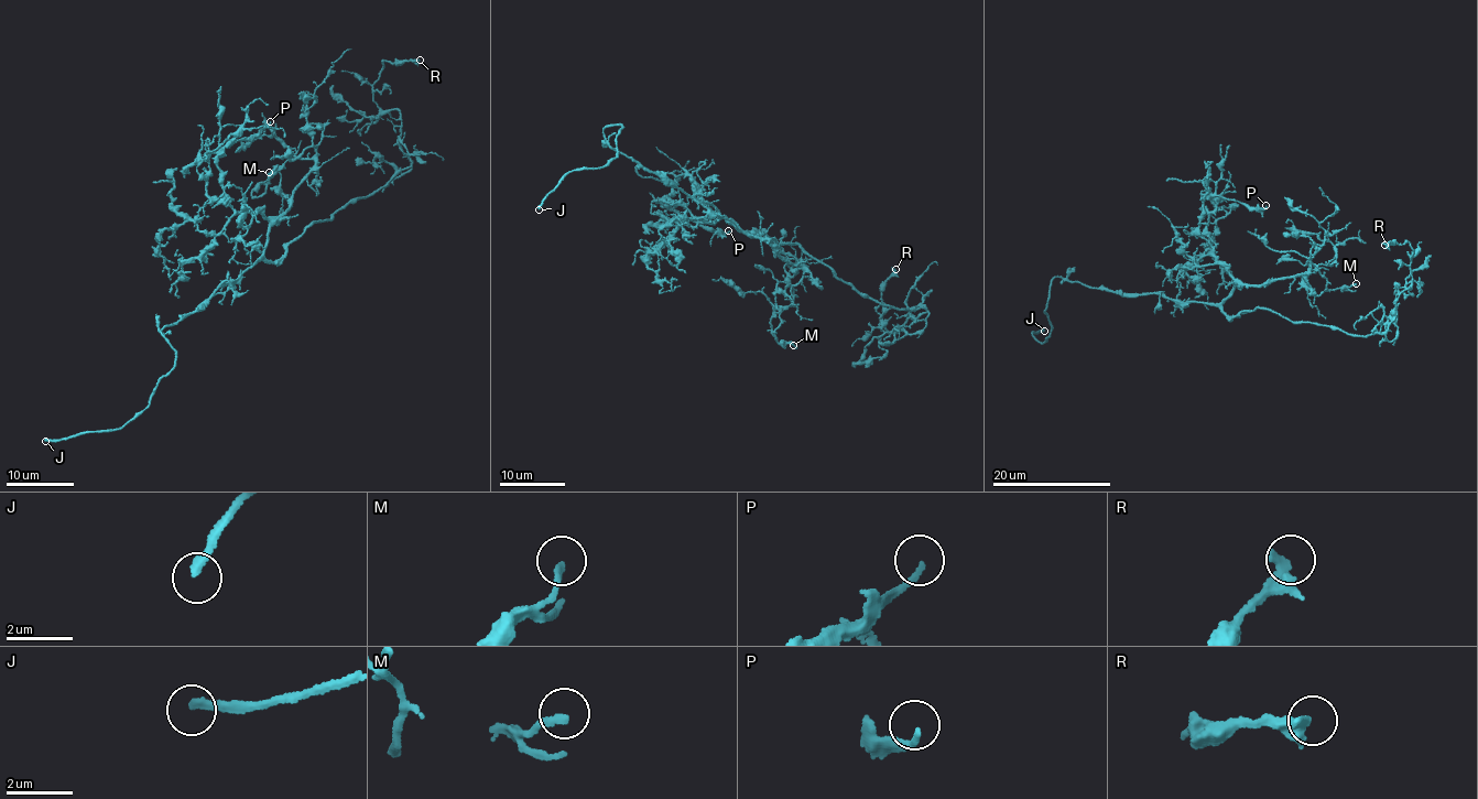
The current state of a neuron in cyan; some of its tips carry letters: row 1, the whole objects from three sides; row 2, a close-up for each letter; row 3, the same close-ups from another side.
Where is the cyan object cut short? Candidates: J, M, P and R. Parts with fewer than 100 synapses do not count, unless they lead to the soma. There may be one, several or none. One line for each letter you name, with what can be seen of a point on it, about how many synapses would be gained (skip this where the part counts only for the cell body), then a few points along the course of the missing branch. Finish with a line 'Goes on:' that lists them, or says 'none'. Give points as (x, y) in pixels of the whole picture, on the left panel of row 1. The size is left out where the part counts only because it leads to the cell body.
J: (45, 441)
Goes on: J

